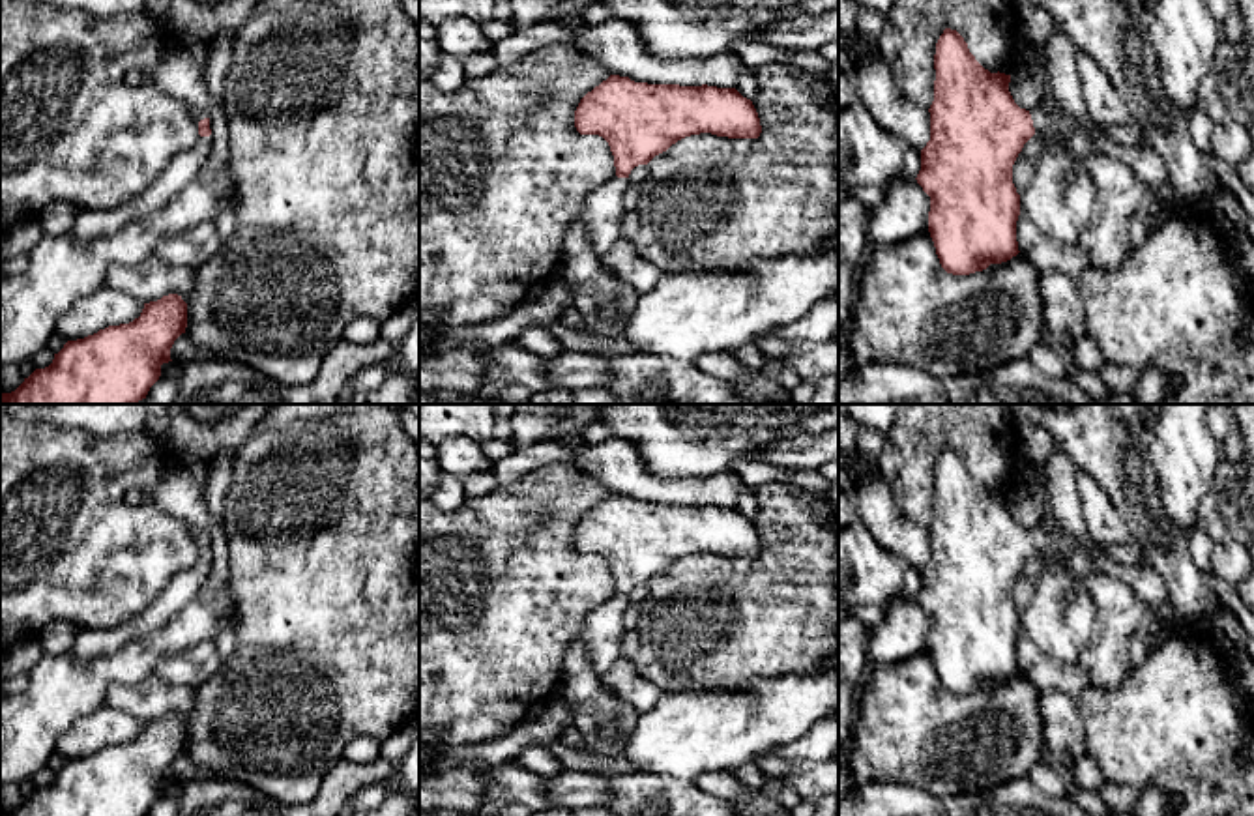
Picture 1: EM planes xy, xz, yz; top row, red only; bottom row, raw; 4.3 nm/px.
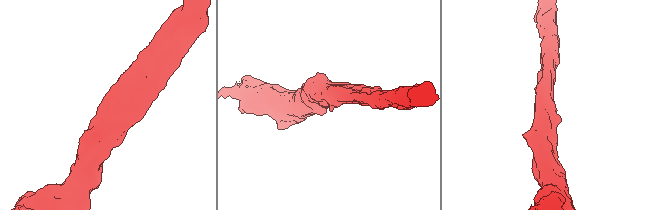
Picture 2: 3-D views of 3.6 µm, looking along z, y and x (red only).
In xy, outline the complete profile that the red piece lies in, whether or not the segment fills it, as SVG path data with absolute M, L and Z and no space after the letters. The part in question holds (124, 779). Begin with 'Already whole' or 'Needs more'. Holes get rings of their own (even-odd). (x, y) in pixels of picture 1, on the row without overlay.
Already whole. M178 713L163 715L144 722L129 743L67 760L49 786L0 816L146 816L185 747L187 722Z

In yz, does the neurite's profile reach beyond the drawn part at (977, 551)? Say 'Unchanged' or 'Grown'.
Grown

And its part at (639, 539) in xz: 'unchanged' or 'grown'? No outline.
grown

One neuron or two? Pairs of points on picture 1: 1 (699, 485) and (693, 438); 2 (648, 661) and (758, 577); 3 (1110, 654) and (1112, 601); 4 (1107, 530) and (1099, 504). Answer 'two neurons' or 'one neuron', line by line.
1: two neurons
2: one neuron
3: one neuron
4: one neuron

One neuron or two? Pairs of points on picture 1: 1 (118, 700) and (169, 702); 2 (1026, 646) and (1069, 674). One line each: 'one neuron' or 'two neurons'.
1: one neuron
2: one neuron

